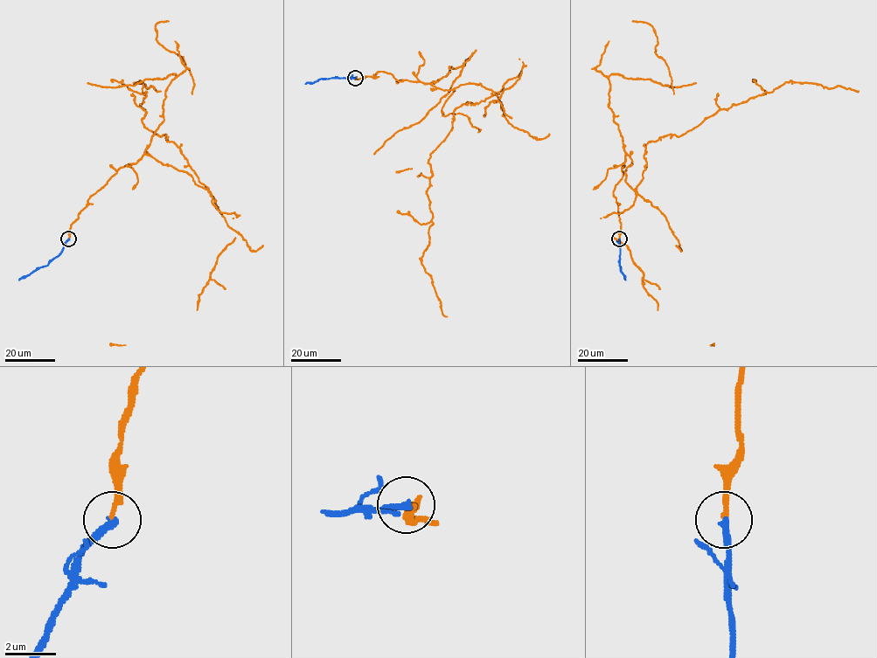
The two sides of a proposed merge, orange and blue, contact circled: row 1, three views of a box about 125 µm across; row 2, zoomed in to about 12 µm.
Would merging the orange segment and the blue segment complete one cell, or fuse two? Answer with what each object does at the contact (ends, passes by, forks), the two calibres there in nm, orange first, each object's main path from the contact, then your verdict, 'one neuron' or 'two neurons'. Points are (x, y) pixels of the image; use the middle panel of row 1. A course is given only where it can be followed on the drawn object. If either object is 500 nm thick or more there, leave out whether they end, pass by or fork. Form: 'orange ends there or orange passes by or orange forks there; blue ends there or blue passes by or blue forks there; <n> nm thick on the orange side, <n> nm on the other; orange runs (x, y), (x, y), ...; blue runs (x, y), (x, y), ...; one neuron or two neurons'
orange ends there; blue ends there; 220 nm thick on the orange side, 320 nm on the other; orange runs (355, 77), (389, 72), (496, 93), (458, 107), (430, 154), (433, 224), (421, 262), (447, 316); blue runs (355, 77), (318, 79), (305, 84); two neurons

